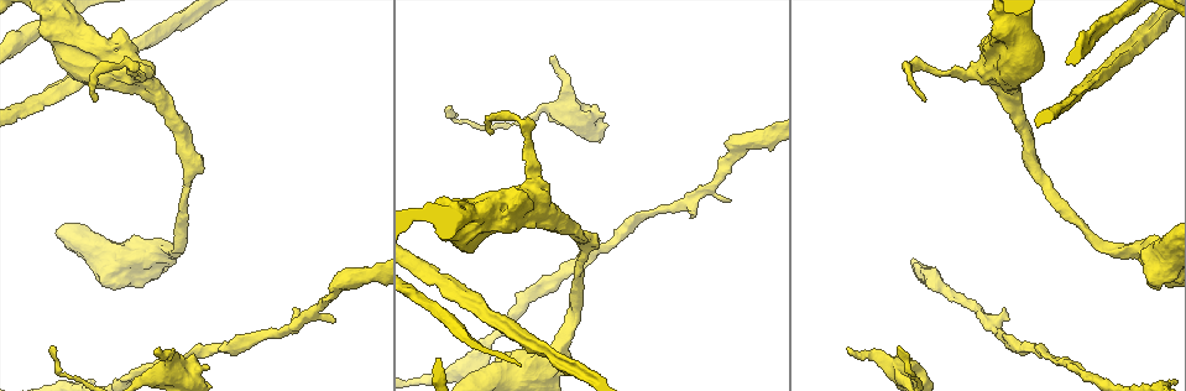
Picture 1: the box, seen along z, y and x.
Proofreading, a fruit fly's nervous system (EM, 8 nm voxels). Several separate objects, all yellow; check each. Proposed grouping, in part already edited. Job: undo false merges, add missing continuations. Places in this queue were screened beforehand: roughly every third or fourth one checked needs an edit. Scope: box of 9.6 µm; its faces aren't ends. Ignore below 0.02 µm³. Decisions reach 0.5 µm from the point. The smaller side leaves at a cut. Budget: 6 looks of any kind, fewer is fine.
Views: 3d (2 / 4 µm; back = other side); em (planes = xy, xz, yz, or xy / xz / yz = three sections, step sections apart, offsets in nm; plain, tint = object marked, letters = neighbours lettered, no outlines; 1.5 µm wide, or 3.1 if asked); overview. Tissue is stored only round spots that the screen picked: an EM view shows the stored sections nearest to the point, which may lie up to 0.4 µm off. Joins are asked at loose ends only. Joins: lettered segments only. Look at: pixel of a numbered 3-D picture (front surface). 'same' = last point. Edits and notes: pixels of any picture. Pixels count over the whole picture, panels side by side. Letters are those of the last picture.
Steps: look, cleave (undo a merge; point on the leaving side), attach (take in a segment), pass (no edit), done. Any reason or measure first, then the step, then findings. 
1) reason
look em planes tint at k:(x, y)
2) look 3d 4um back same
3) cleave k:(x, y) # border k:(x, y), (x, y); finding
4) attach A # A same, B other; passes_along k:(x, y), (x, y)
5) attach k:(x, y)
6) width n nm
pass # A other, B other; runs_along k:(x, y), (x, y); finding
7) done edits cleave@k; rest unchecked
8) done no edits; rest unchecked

free end
look em planes tint at 1:(1005, 310)

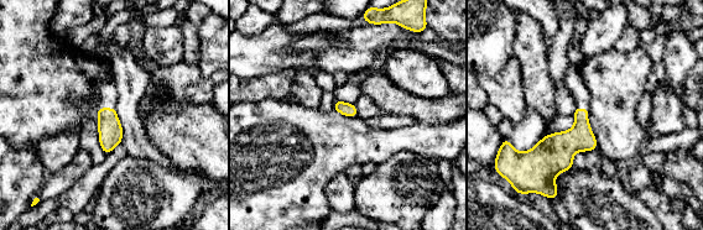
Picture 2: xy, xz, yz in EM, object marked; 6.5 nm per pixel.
look em planes letters same

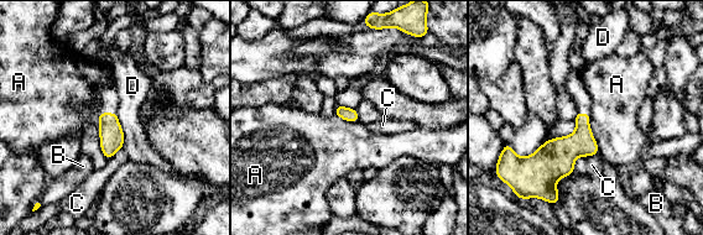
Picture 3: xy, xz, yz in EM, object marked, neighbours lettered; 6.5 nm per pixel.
longest_contact A 260 nm
pass # A other, B other, C other, D other; border 3:(588, 113), (589, 129), (599, 151); none of them fits

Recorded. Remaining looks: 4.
look em planes letters at 1:(555, 59)

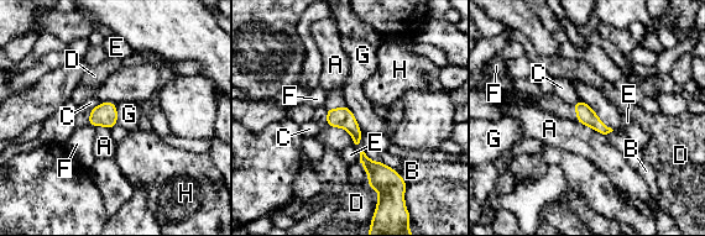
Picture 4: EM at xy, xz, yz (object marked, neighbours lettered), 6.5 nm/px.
pass # A other, B other, C other, D other, E other, F other, G other, H other; runs_along 4:(330, 111), (388, 181); no lettered segment goes on from it

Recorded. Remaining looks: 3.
abrupt turn
look 3d 4um at 1:(915, 62)

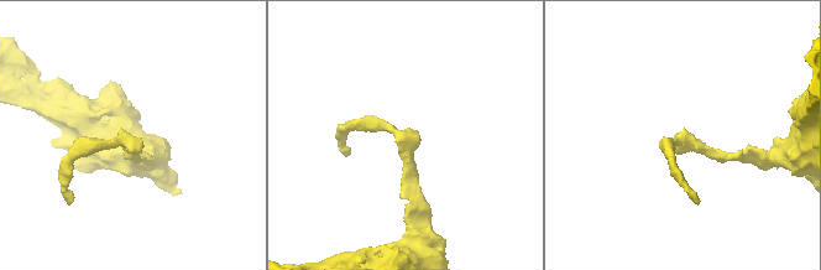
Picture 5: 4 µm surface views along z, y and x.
look em planes letters at 5:(398, 136)

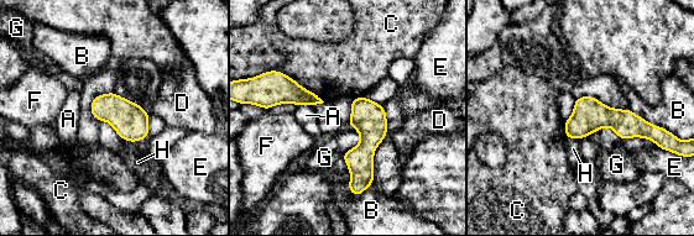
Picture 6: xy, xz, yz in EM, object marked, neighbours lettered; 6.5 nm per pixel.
width 50 nm
pass # A other, B other, C other, D other, E other, F other, G other, H other; border 6:(358, 131), (359, 142), (342, 156); all the same cell

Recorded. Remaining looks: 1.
done no edits; rest unchecked

